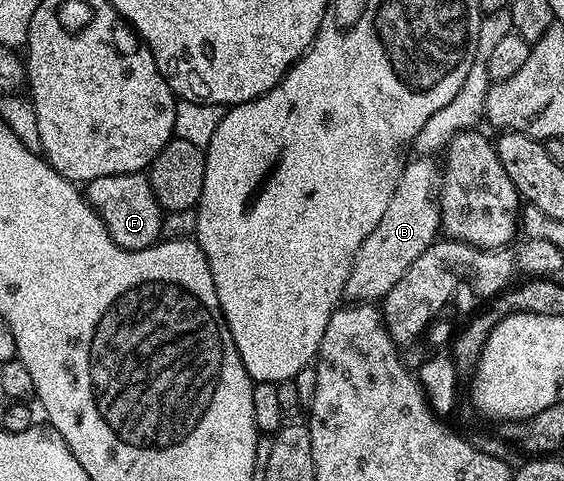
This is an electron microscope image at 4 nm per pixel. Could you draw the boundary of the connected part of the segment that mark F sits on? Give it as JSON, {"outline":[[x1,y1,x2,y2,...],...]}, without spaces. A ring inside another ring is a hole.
{"outline":[[144,172,103,175,88,182,83,192,89,206,97,212,99,219,103,219,111,239,115,239,119,247,140,251,150,249,152,245,162,240,163,210,155,199,155,191,151,191,151,183]]}

